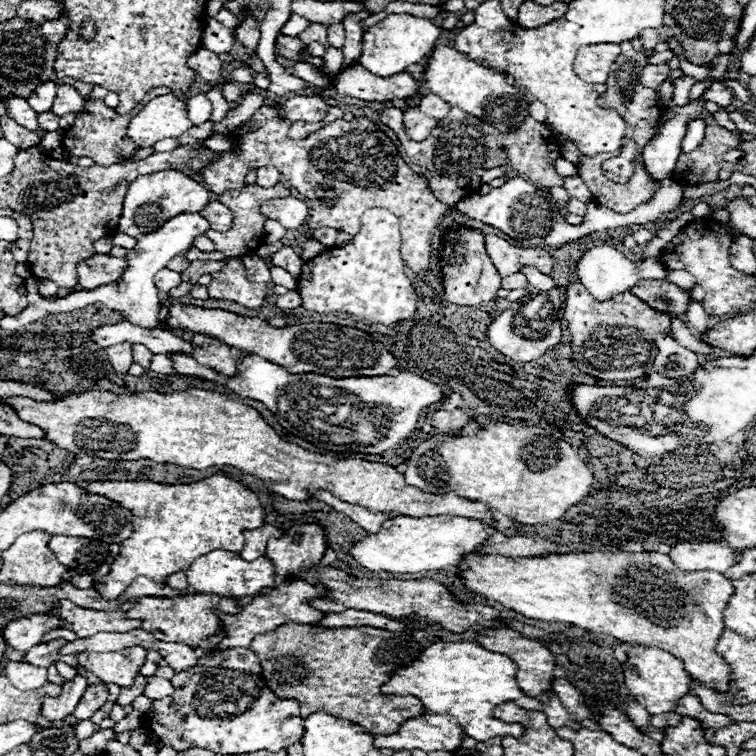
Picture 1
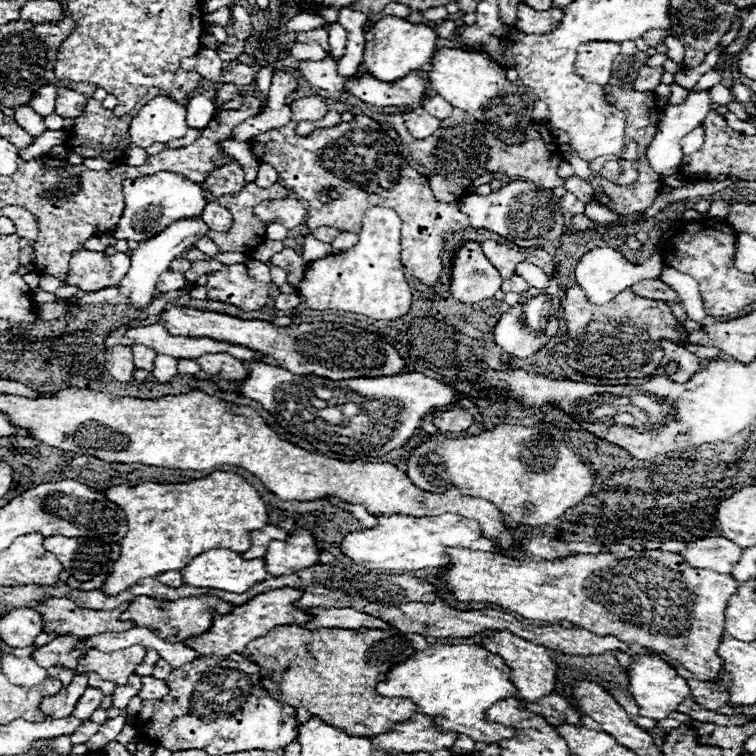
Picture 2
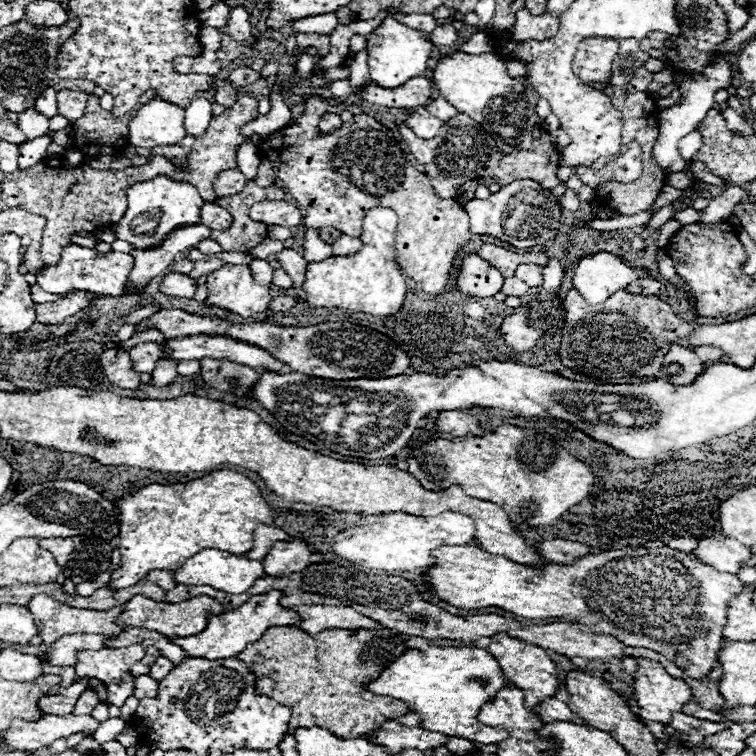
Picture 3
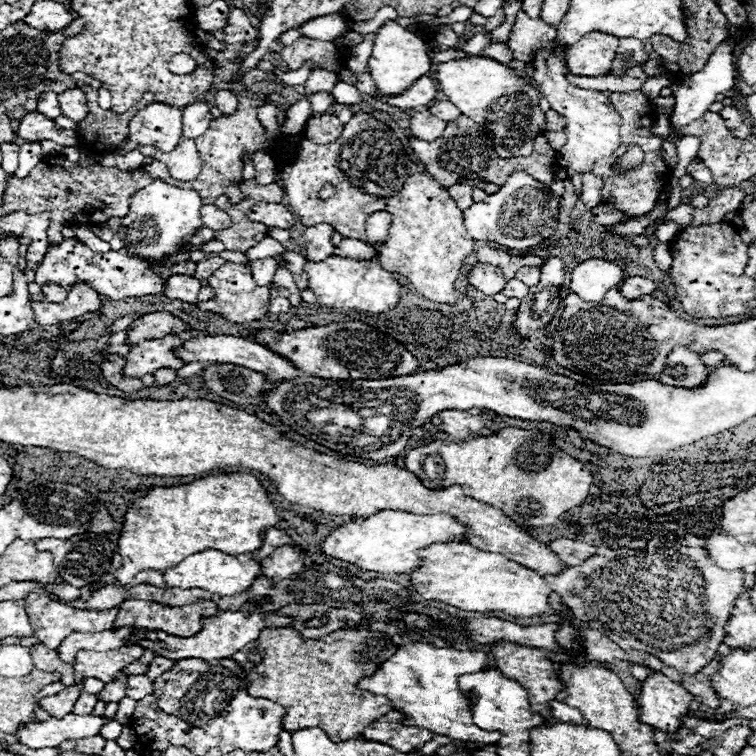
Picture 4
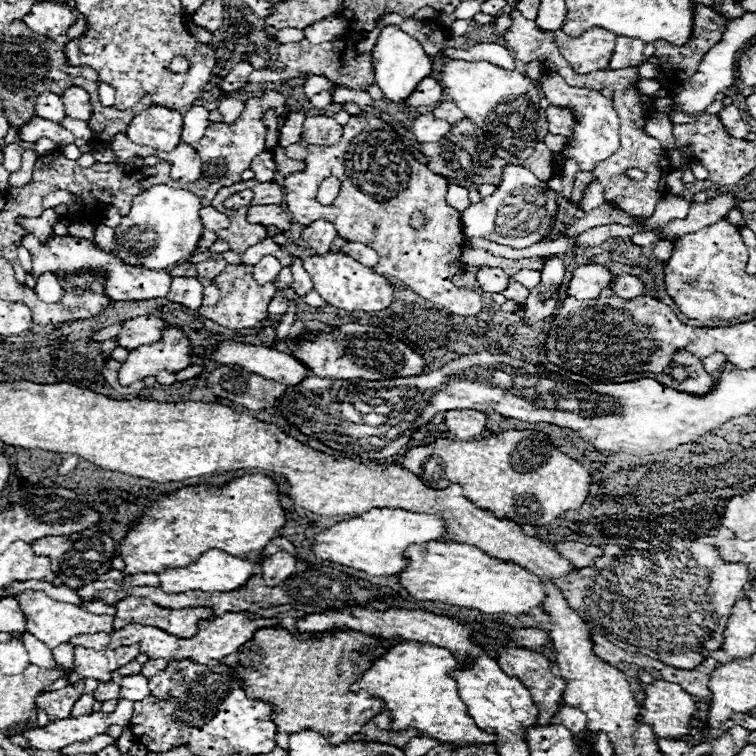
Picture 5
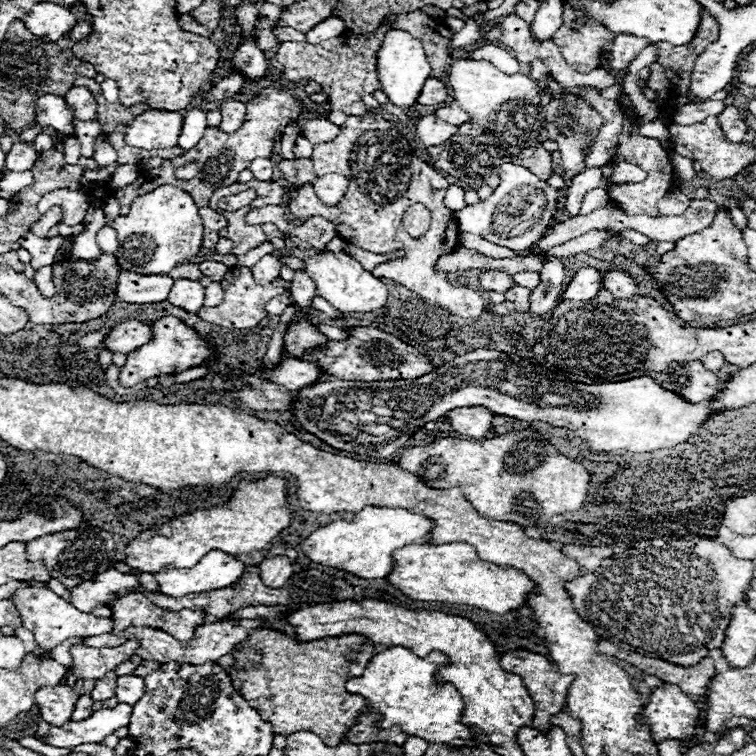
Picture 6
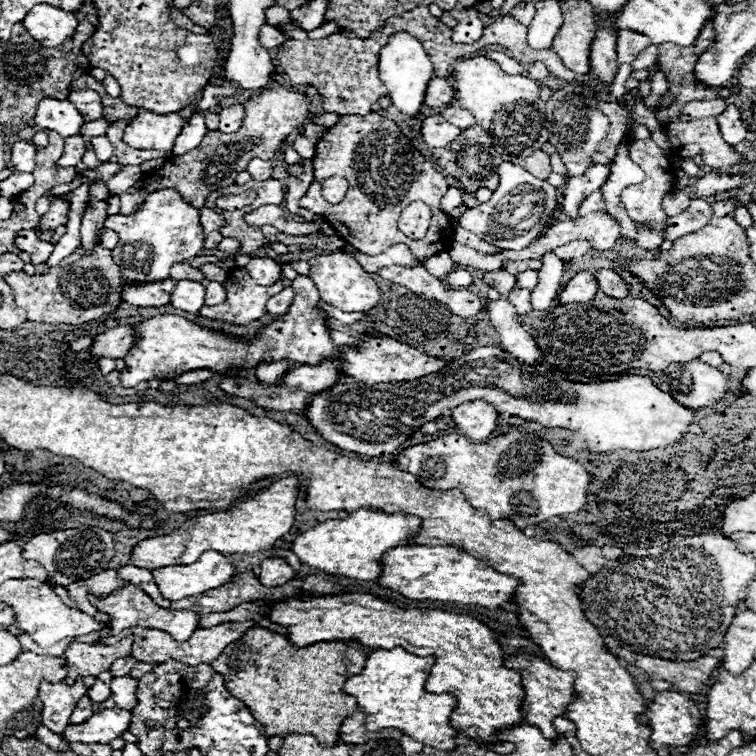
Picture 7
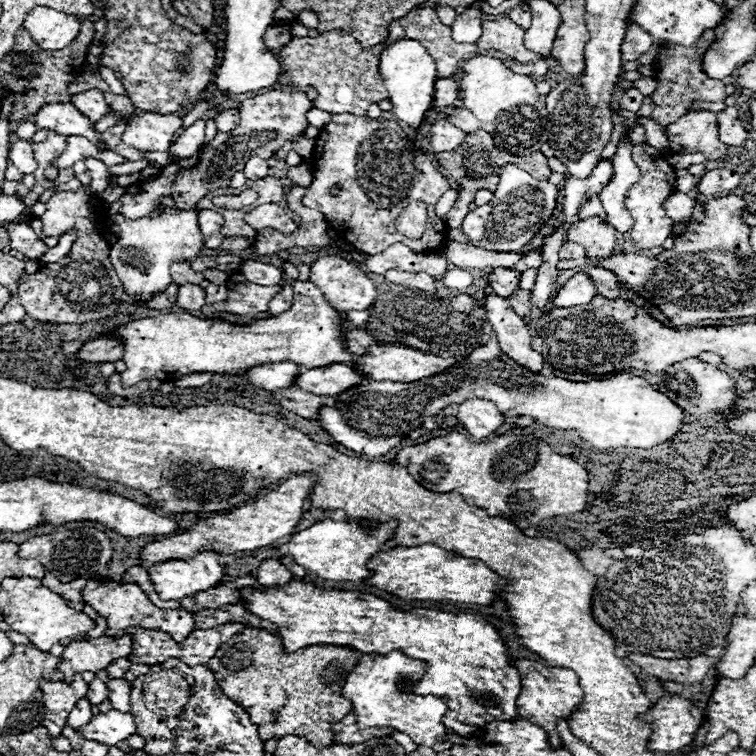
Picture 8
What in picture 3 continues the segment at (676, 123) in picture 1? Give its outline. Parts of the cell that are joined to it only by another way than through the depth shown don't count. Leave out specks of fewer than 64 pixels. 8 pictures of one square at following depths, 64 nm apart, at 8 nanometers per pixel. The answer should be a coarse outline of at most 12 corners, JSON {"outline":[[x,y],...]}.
{"outline":[[714,58],[694,80],[680,82],[680,100],[660,114],[654,158],[682,172],[678,140],[692,132],[732,84],[732,68]]}

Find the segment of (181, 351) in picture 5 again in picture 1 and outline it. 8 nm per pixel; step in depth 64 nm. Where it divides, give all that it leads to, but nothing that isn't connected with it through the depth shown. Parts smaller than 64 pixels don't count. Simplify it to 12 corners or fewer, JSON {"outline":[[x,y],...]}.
{"outline":[[132,344],[134,362],[150,368],[154,354],[144,344]]}

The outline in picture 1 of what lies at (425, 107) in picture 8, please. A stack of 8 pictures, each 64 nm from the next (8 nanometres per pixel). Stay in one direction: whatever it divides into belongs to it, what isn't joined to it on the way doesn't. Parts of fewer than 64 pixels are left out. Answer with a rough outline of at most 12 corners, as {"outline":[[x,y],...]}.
{"outline":[[390,14],[364,30],[360,64],[390,78],[432,54],[440,28]]}

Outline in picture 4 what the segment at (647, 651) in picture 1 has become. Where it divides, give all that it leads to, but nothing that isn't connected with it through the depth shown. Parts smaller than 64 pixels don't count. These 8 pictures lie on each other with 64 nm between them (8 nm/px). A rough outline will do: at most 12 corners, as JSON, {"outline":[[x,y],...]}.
{"outline":[[648,670],[638,700],[640,722],[680,730],[694,696],[680,682]]}

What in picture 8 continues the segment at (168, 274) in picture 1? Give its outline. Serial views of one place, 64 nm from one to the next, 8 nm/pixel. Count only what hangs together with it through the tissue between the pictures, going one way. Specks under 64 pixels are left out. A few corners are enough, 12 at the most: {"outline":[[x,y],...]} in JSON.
{"outline":[[180,286],[176,306],[192,312],[206,304],[204,288]]}

